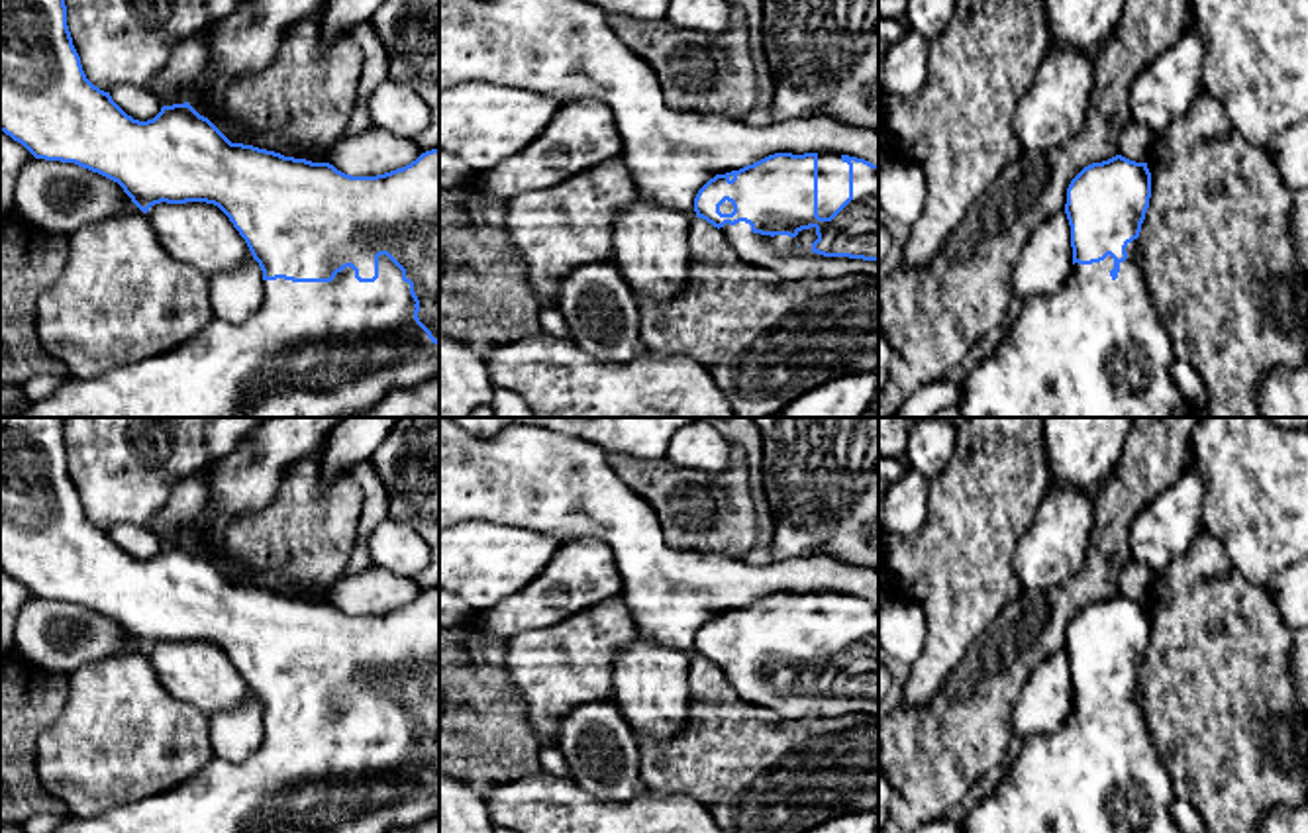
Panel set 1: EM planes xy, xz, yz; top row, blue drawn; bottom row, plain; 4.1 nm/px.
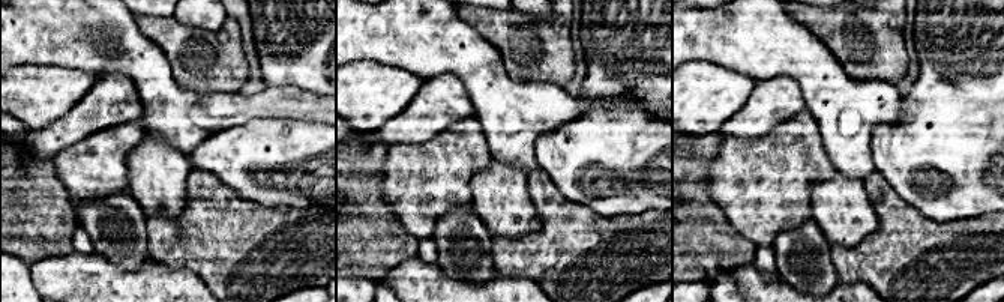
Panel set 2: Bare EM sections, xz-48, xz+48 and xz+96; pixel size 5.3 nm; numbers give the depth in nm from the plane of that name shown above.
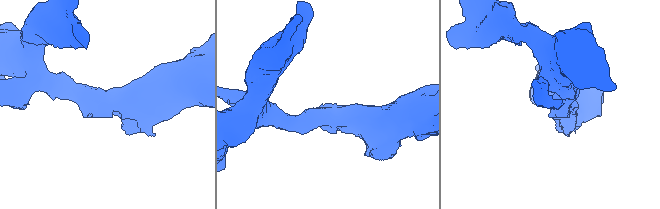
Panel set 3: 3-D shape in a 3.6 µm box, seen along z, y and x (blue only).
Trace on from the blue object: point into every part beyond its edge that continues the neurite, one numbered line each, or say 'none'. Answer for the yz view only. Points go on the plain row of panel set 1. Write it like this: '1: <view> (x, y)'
1: yz (1095, 775)

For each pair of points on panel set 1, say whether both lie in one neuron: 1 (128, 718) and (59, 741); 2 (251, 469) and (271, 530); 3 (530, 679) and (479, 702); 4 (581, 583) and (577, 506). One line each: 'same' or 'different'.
1: same
2: different
3: different
4: different

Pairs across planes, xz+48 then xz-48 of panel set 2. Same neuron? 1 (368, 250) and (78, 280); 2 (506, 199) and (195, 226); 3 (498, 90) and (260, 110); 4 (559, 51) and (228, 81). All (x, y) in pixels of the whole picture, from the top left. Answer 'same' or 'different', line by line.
1: different
2: different
3: same
4: same

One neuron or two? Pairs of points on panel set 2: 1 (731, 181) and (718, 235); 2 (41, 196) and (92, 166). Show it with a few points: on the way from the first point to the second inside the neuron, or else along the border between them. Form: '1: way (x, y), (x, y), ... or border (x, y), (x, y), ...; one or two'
1: border (706, 182), (709, 197), (746, 239); two
2: border (50, 161), (54, 175), (72, 203); two

